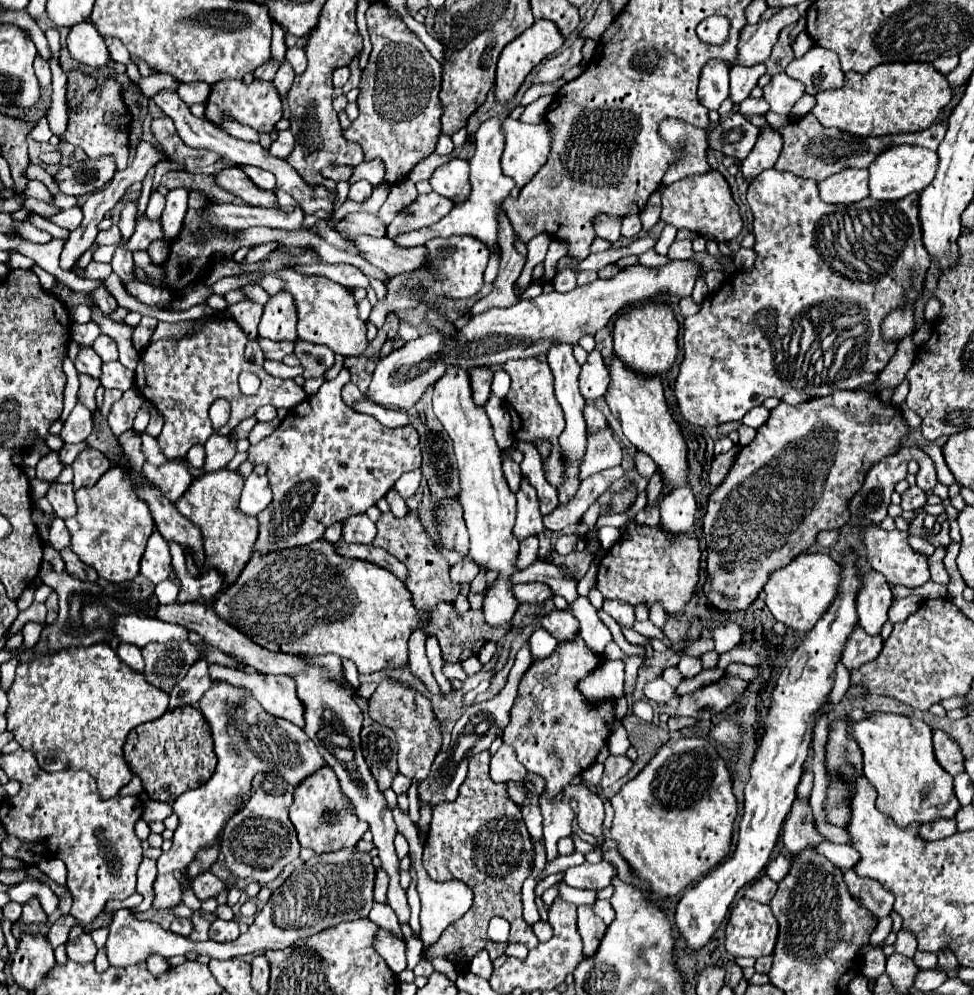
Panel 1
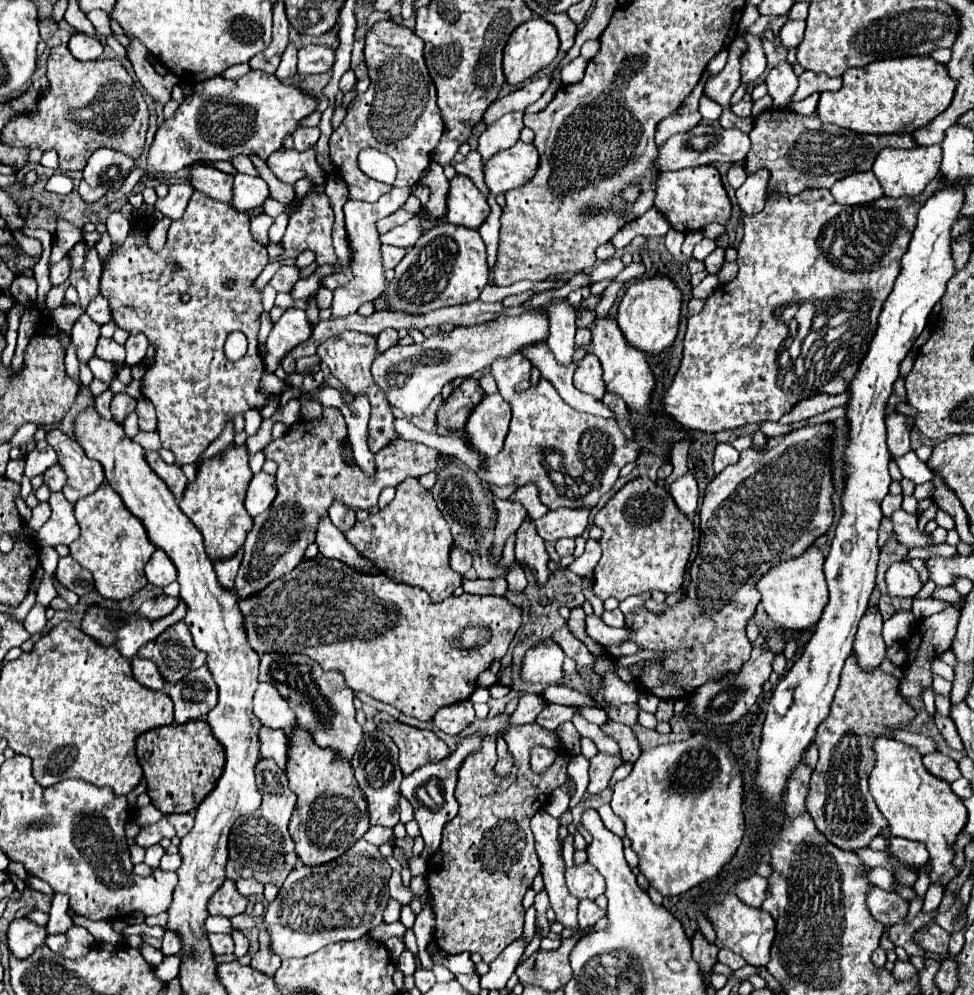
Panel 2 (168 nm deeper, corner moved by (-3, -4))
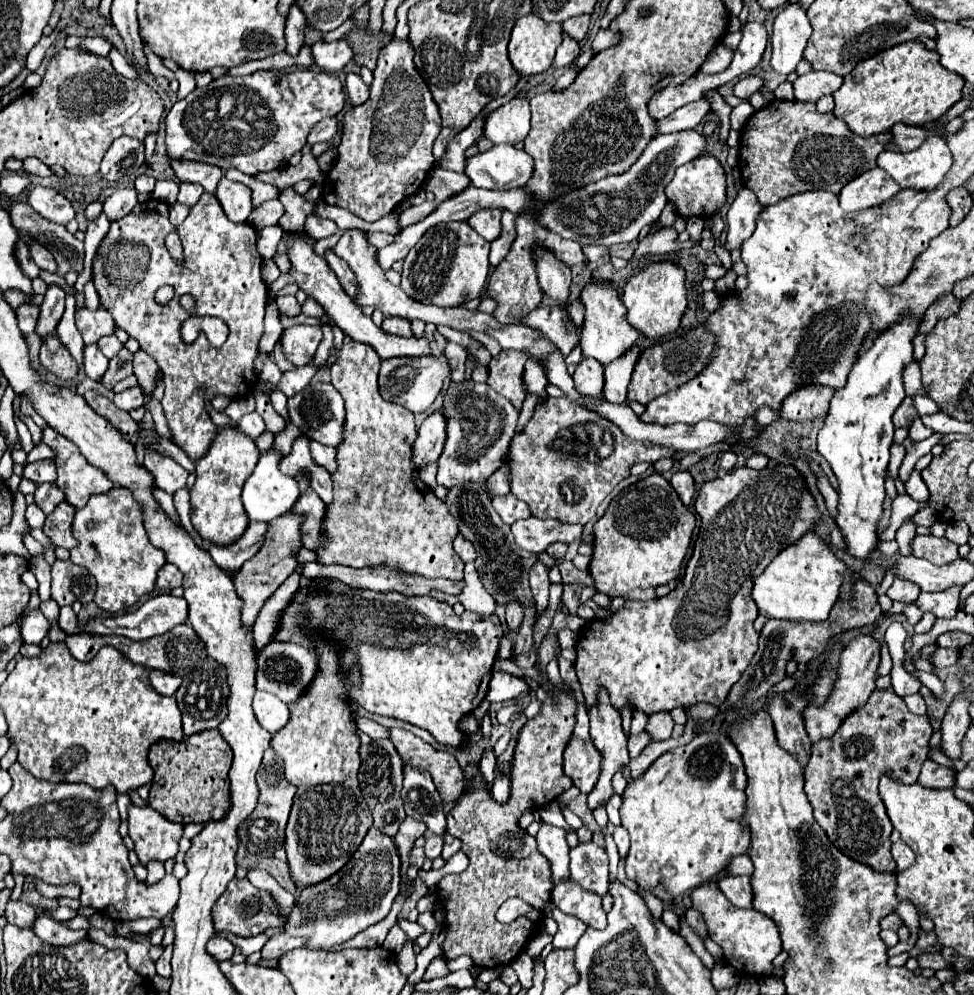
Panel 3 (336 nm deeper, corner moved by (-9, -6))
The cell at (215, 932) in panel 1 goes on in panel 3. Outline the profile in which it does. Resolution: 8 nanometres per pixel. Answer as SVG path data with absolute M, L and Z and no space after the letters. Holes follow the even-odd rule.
M211 937L211 941L207 943L207 953L211 953L211 957L215 957L215 961L225 961L225 959L231 959L233 945L227 939Z

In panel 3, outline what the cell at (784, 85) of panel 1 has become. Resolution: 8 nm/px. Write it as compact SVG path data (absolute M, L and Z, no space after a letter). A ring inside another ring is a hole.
M789 3L773 23L771 67L783 75L793 73L797 63L803 59L803 49L811 33L813 29L805 9L797 3Z

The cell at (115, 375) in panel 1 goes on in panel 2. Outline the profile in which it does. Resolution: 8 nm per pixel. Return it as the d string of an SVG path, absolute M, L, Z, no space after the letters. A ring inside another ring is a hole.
M93 357L93 359L89 361L89 369L93 371L95 379L105 381L107 385L111 385L111 383L117 379L117 375L115 375L115 367L113 367L111 363L105 363L105 361L97 359L97 357Z

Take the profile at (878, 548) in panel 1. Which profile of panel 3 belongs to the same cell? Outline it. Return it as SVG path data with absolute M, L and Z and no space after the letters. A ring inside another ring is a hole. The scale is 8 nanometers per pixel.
M895 579L887 591L887 597L891 601L901 601L901 603L913 603L917 595L919 595L919 587L915 583L901 581L901 579Z

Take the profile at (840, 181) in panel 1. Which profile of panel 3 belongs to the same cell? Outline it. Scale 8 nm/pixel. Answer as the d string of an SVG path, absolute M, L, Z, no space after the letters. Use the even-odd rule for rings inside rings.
M875 167L861 173L845 189L841 189L839 201L843 211L861 211L887 203L899 191L899 185L883 169Z

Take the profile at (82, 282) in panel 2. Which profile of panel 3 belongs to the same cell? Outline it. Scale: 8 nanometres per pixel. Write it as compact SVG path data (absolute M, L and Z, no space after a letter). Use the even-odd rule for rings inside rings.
M13 201L9 215L19 235L19 241L29 245L37 239L43 247L53 253L59 265L59 275L65 275L69 269L77 273L83 271L83 241L71 235L63 225L39 217L39 213L35 213L23 201Z

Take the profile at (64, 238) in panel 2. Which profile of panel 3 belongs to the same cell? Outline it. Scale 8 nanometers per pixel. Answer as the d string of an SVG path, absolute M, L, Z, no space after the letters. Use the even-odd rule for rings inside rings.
M35 185L29 195L27 195L27 203L43 217L55 221L55 223L69 223L71 219L75 219L75 211L71 207L71 203L57 193L51 187L43 187L43 185Z

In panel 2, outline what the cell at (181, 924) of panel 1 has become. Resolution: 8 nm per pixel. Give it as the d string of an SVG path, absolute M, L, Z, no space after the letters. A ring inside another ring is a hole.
M165 931L163 935L163 947L161 947L163 955L177 955L181 951L181 937L175 931Z

